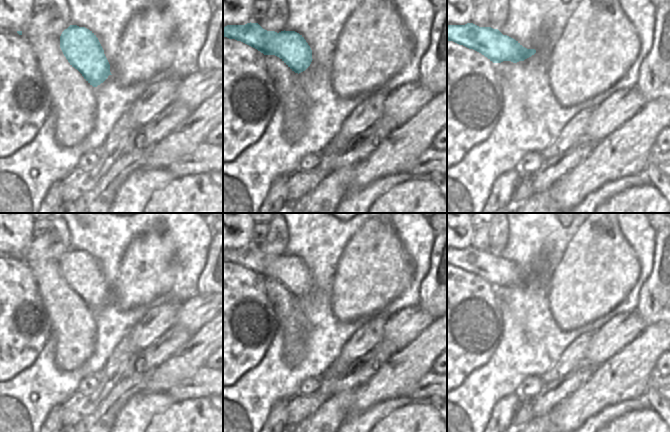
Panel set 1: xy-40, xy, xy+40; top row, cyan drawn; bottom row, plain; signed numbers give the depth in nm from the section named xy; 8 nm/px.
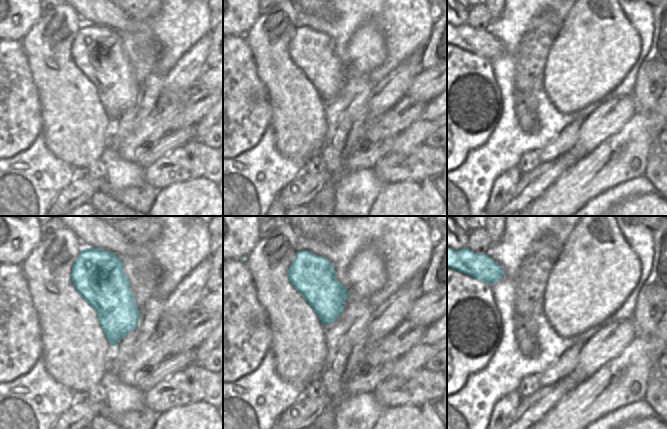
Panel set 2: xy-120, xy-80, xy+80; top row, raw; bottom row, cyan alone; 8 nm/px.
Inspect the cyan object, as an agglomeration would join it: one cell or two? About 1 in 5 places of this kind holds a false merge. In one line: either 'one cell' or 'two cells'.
one cell

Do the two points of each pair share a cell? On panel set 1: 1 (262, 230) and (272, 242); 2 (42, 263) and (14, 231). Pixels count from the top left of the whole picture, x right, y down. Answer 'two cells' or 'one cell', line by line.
1: two cells
2: two cells

